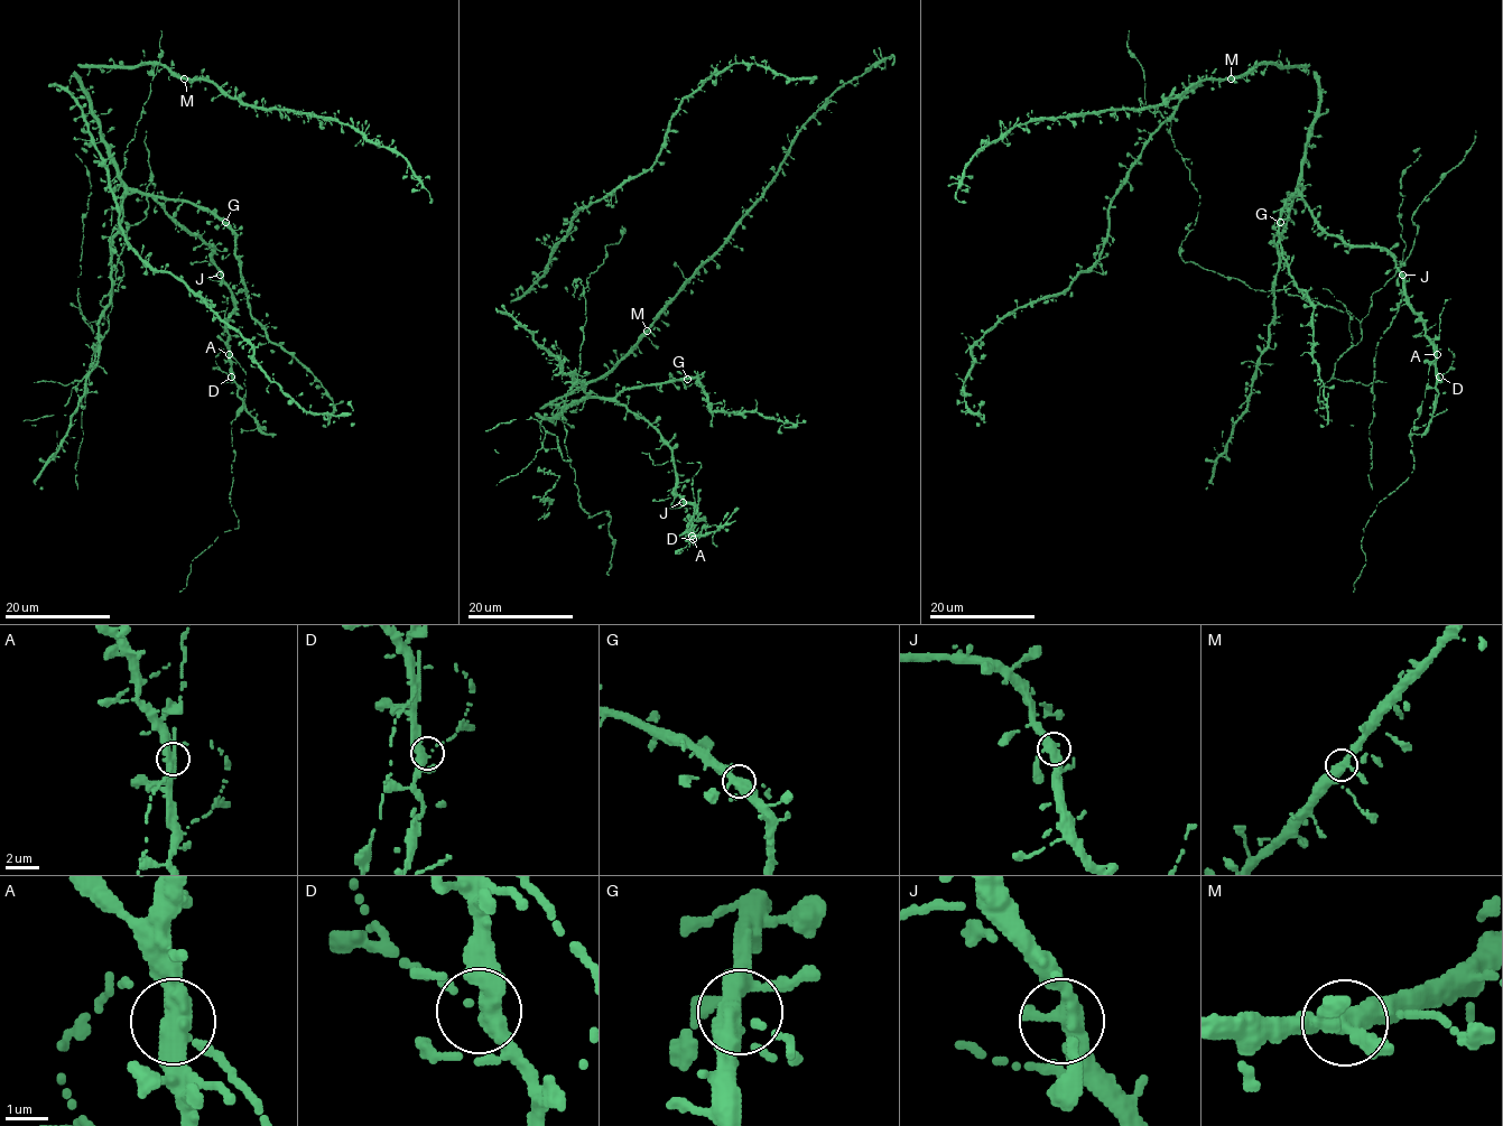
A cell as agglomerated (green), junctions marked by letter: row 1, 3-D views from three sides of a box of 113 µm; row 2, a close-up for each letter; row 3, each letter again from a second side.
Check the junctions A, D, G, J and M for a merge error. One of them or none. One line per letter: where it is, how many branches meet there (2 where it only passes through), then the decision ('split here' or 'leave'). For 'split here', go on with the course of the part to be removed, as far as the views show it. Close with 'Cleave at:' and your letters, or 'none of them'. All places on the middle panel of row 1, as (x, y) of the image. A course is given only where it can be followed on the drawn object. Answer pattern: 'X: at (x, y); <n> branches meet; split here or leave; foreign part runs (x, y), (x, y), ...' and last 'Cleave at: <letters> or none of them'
A: at (692, 536); 3 branches meet; leave
D: at (693, 539); 3 branches meet; leave
G: at (687, 379); 3 branches meet; leave
J: at (683, 502); 3 branches meet; leave
M: at (647, 331); 3 branches meet; leave
Cleave at: none of them

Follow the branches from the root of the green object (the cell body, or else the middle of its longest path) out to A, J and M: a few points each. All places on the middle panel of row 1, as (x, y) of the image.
A: (573, 375), (587, 393), (612, 398), (660, 435), (671, 453), (675, 493), (696, 509), (689, 523), (692, 536)
J: (573, 375), (587, 393), (612, 398), (641, 416), (660, 435), (671, 453), (675, 493), (683, 502)
M: (573, 375), (586, 396), (556, 419), (544, 419), (537, 412), (541, 408), (601, 379), (647, 331)

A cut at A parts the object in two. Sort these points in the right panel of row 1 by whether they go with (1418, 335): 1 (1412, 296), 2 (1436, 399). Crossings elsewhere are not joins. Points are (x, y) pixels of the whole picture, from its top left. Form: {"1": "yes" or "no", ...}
{"1": "yes", "2": "yes"}

